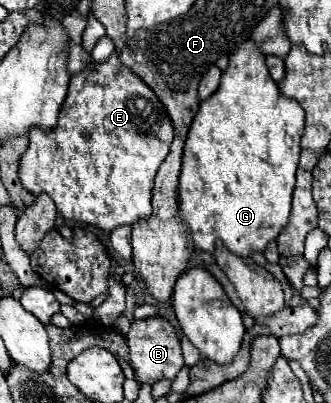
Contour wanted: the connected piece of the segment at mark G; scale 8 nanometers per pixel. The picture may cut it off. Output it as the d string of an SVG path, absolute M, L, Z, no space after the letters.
M237 52L237 56L231 56L229 66L221 76L221 88L209 100L201 102L183 148L177 204L179 220L187 228L195 250L213 254L215 240L221 238L223 246L229 246L233 254L249 258L255 252L263 252L269 242L277 240L289 222L303 124L303 108L295 100L281 96L279 86L269 76L261 52Z

